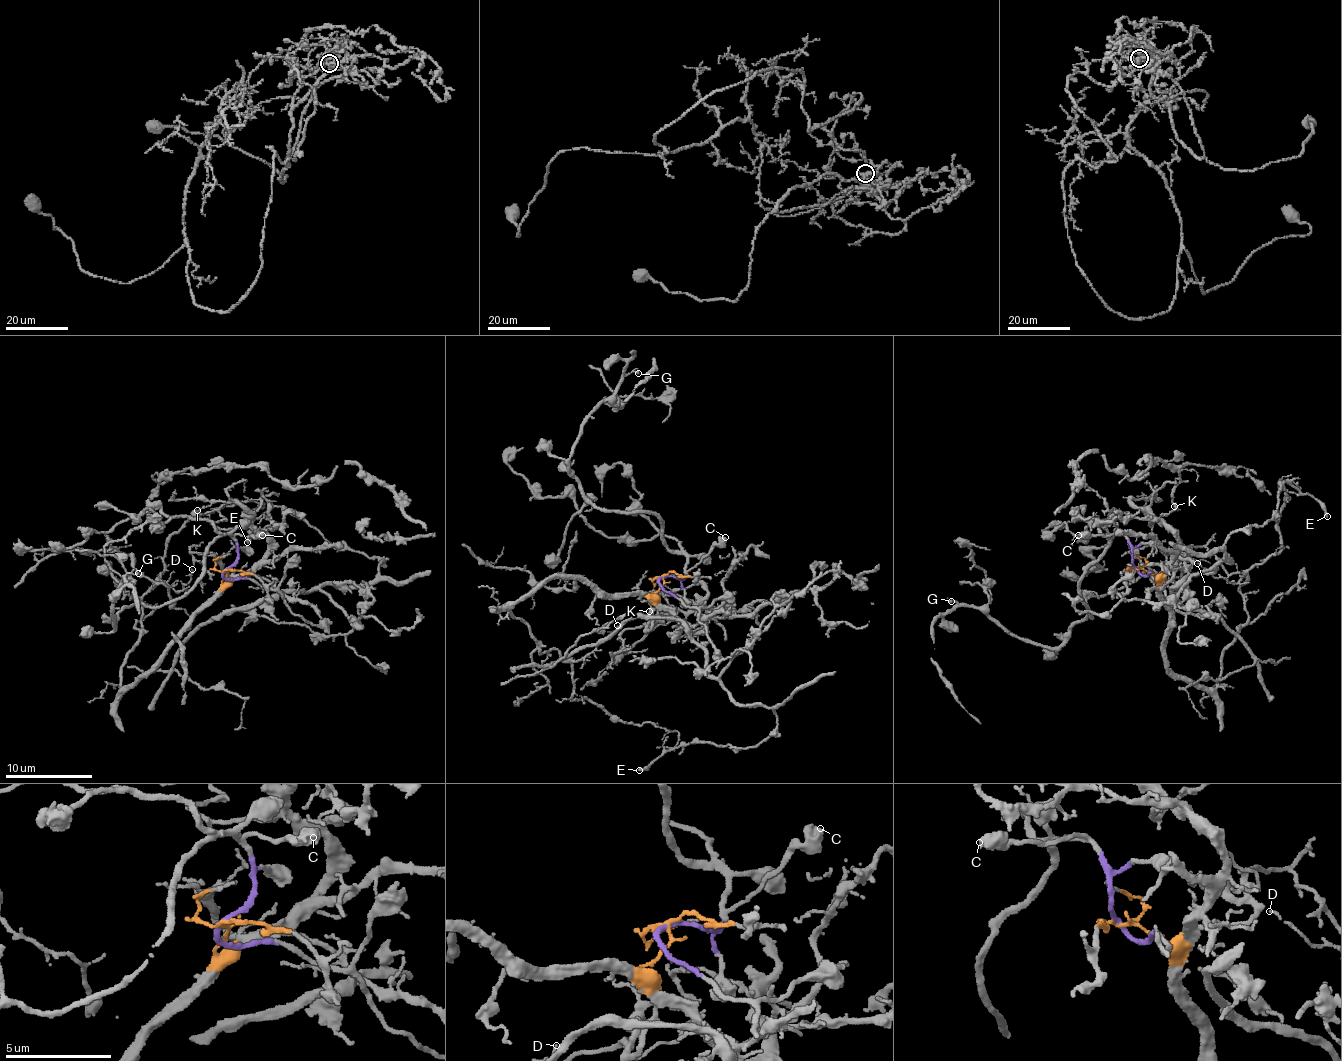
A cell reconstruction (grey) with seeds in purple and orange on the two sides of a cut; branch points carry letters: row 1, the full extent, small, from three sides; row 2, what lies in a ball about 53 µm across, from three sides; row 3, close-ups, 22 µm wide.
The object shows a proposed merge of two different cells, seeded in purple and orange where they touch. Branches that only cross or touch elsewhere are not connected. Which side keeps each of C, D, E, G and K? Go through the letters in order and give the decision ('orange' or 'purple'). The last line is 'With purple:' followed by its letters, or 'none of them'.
C: purple
D: orange
E: orange
G: purple
K: orange
With purple: C, G

